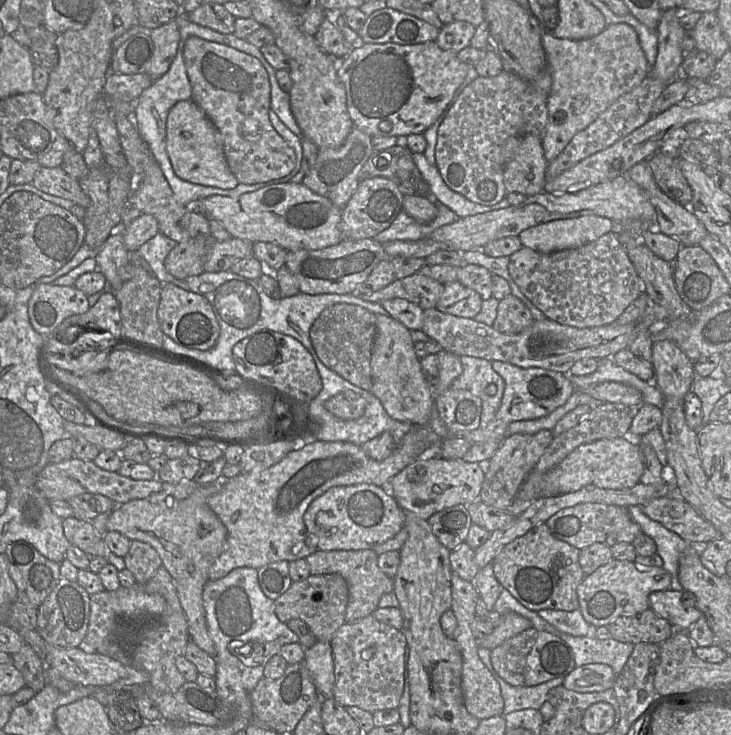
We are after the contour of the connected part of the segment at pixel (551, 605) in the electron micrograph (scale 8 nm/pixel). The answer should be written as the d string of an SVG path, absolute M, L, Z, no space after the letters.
M541 523L505 545L492 561L499 583L524 607L538 612L543 609L573 611L579 609L577 587L585 578L579 564L580 550L552 535L546 523Z

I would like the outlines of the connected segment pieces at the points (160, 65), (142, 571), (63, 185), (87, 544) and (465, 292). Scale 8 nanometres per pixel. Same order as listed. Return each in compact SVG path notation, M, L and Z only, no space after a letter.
M176 19L149 31L153 42L153 54L147 71L153 80L164 75L170 68L180 41L179 24Z
M131 540L124 561L139 584L146 584L162 566L158 552L150 544L139 540Z
M41 167L31 184L42 192L68 199L84 209L91 204L79 181L71 178L60 167Z
M75 517L63 519L63 529L69 542L80 548L86 554L107 557L110 549L94 528L91 521L80 520Z
M453 281L443 285L435 308L454 316L474 318L481 309L481 303L482 298L475 290Z

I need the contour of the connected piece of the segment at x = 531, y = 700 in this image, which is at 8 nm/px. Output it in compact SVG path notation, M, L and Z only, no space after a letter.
M479 646L478 655L500 686L501 695L504 700L503 717L506 714L518 710L540 710L543 703L547 701L549 691L555 687L562 685L565 678L557 677L535 686L513 686L503 680L495 671L491 663L490 650Z

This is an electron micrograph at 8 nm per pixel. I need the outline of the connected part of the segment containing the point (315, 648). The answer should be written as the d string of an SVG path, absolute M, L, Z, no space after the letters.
M317 641L306 649L304 662L319 694L324 699L333 698L335 676L330 643Z

